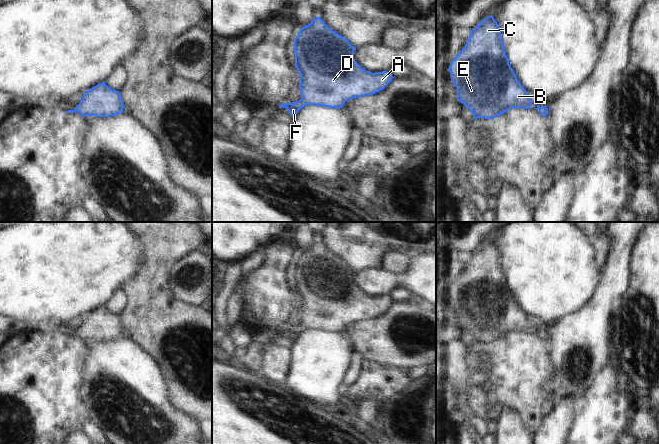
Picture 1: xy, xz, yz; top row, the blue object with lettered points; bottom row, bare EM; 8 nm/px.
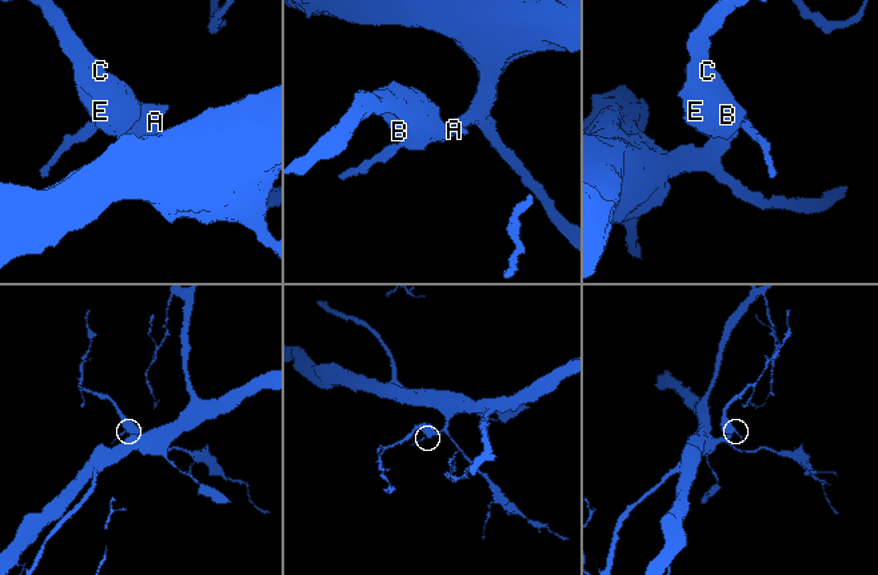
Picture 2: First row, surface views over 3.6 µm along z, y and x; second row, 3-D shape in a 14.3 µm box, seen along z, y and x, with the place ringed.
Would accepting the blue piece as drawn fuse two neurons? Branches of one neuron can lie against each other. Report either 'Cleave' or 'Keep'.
Keep

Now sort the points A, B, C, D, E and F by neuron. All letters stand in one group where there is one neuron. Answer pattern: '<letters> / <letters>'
A B C D E F

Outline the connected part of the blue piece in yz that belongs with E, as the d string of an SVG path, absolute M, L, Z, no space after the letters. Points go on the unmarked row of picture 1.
M492 239L470 255L464 272L457 277L447 295L457 312L457 324L472 336L474 343L494 343L511 332L530 334L533 327L509 288L501 252Z

